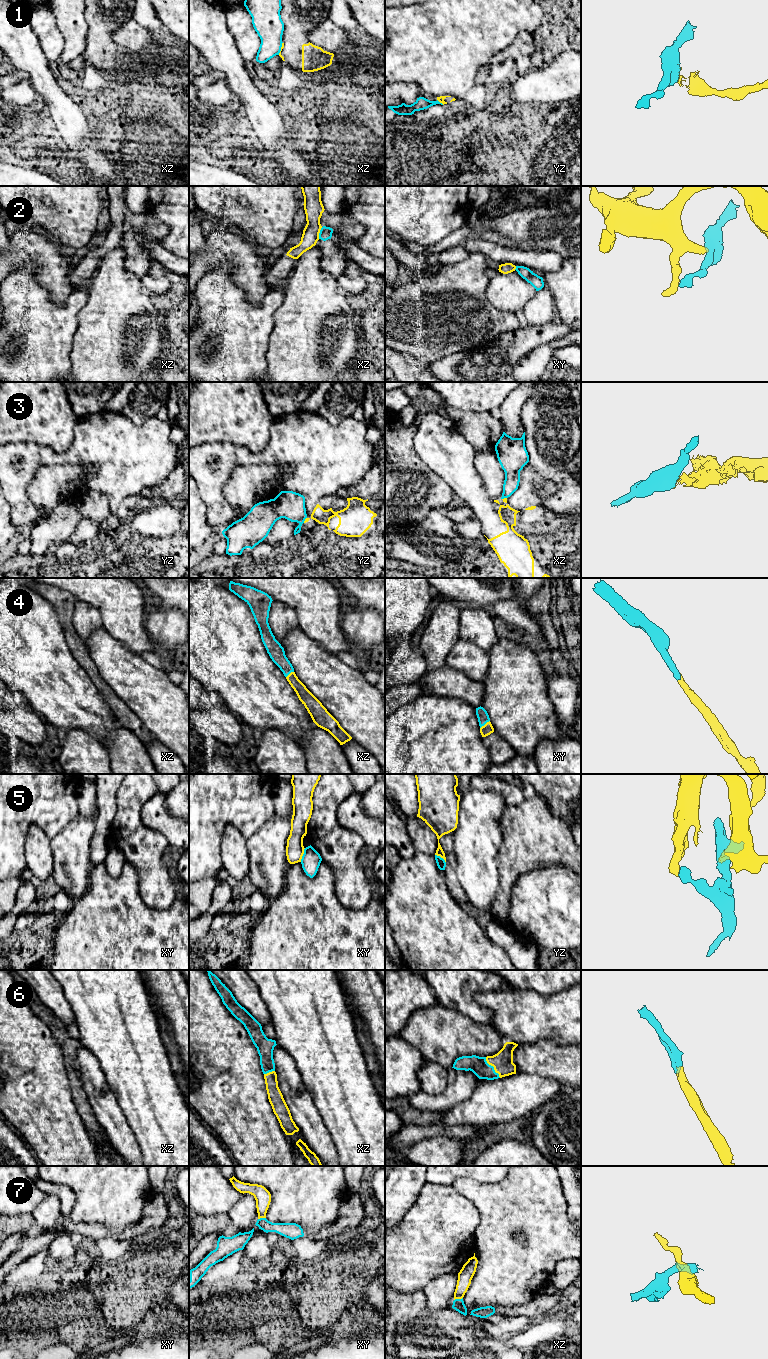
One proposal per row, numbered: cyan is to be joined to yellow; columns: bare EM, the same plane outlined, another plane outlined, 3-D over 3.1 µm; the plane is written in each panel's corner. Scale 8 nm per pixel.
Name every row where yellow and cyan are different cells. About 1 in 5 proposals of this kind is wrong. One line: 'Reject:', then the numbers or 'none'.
Reject: 1, 2, 3, 5, 7

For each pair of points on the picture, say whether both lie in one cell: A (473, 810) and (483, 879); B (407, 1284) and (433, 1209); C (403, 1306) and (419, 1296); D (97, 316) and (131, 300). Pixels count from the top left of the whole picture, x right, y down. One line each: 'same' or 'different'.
A: same
B: same
C: same
D: same

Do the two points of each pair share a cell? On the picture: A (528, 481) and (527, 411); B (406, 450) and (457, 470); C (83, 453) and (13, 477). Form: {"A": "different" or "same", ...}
{"A": "different", "B": "different", "C": "same"}

